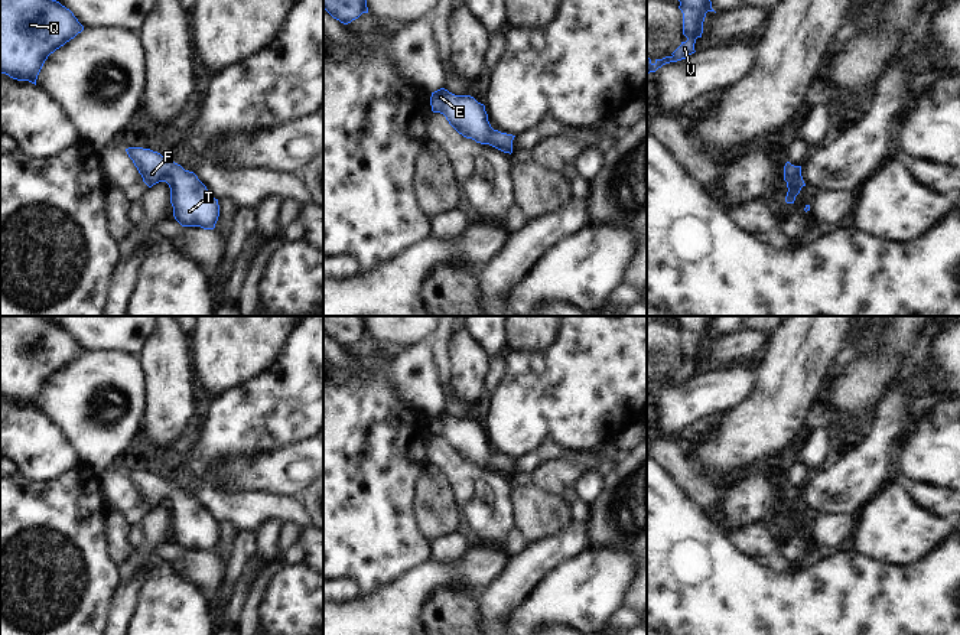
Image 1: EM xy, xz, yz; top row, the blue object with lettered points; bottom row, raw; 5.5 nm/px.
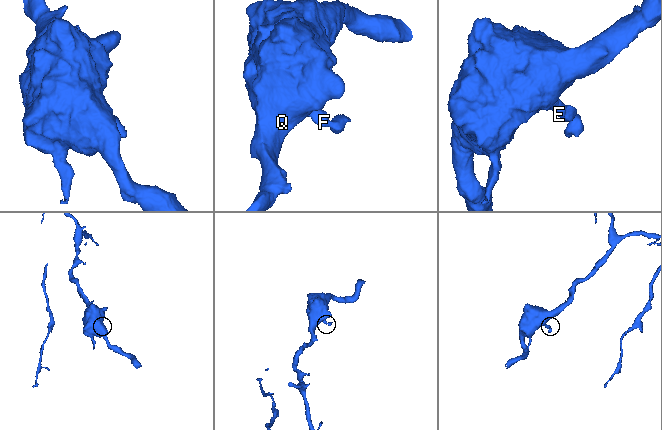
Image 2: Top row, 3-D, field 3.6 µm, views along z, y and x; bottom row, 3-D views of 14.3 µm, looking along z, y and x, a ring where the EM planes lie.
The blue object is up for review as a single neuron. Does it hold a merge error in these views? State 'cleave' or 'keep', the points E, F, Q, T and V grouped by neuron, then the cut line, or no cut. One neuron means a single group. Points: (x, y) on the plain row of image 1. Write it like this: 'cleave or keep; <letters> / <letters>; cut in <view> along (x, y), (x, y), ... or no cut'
keep; E F Q T V; no cut

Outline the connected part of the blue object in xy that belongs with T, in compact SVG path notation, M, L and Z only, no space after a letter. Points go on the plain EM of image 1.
M128 470L126 475L149 511L159 505L169 508L173 540L182 550L215 551L219 540L218 522L193 495L150 472Z

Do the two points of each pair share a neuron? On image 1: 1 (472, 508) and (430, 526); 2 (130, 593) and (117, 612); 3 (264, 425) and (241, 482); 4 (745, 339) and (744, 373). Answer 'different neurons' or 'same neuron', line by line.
1: different neurons
2: same neuron
3: different neurons
4: different neurons

